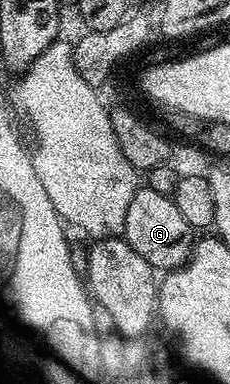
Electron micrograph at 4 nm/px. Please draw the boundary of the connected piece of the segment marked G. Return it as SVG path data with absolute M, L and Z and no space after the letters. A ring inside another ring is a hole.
M149 188L136 189L133 200L129 200L129 212L125 212L125 224L122 237L137 252L137 256L145 256L149 265L159 272L170 272L179 269L191 256L193 249L193 228L177 212L174 197L153 192Z

